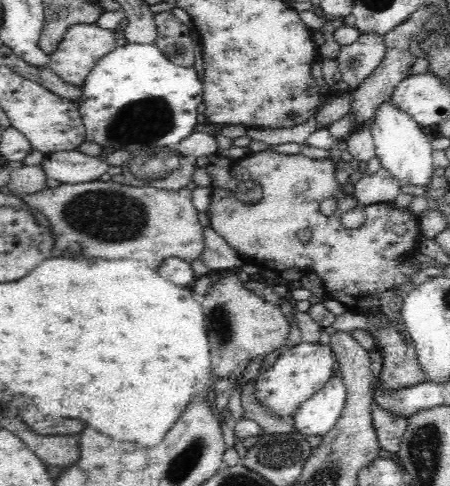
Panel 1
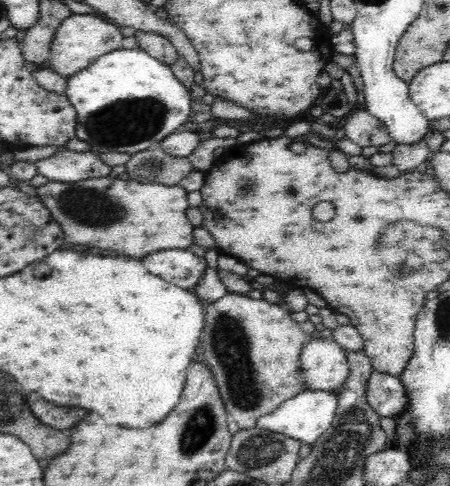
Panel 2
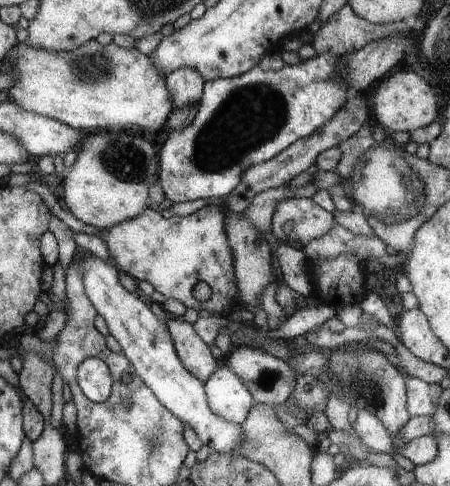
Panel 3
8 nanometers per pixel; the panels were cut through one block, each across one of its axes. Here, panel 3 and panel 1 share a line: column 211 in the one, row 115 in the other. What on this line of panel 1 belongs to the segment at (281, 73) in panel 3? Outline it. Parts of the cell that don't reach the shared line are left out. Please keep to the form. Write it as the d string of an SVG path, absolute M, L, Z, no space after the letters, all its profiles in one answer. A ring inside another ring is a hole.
M154 44L118 46L100 58L88 80L80 86L80 100L76 100L86 128L86 142L94 142L110 152L128 150L130 154L144 152L150 146L178 146L200 124L196 110L200 102L204 102L204 82L198 80L194 68L178 68Z

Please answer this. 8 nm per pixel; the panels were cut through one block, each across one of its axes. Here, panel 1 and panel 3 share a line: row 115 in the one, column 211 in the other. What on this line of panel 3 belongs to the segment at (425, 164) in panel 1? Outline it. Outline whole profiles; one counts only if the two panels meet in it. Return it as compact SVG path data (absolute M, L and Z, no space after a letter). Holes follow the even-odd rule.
M219 364L213 376L207 378L205 394L209 396L209 406L215 414L235 424L243 424L255 406L253 392L249 392L243 378L223 364Z

